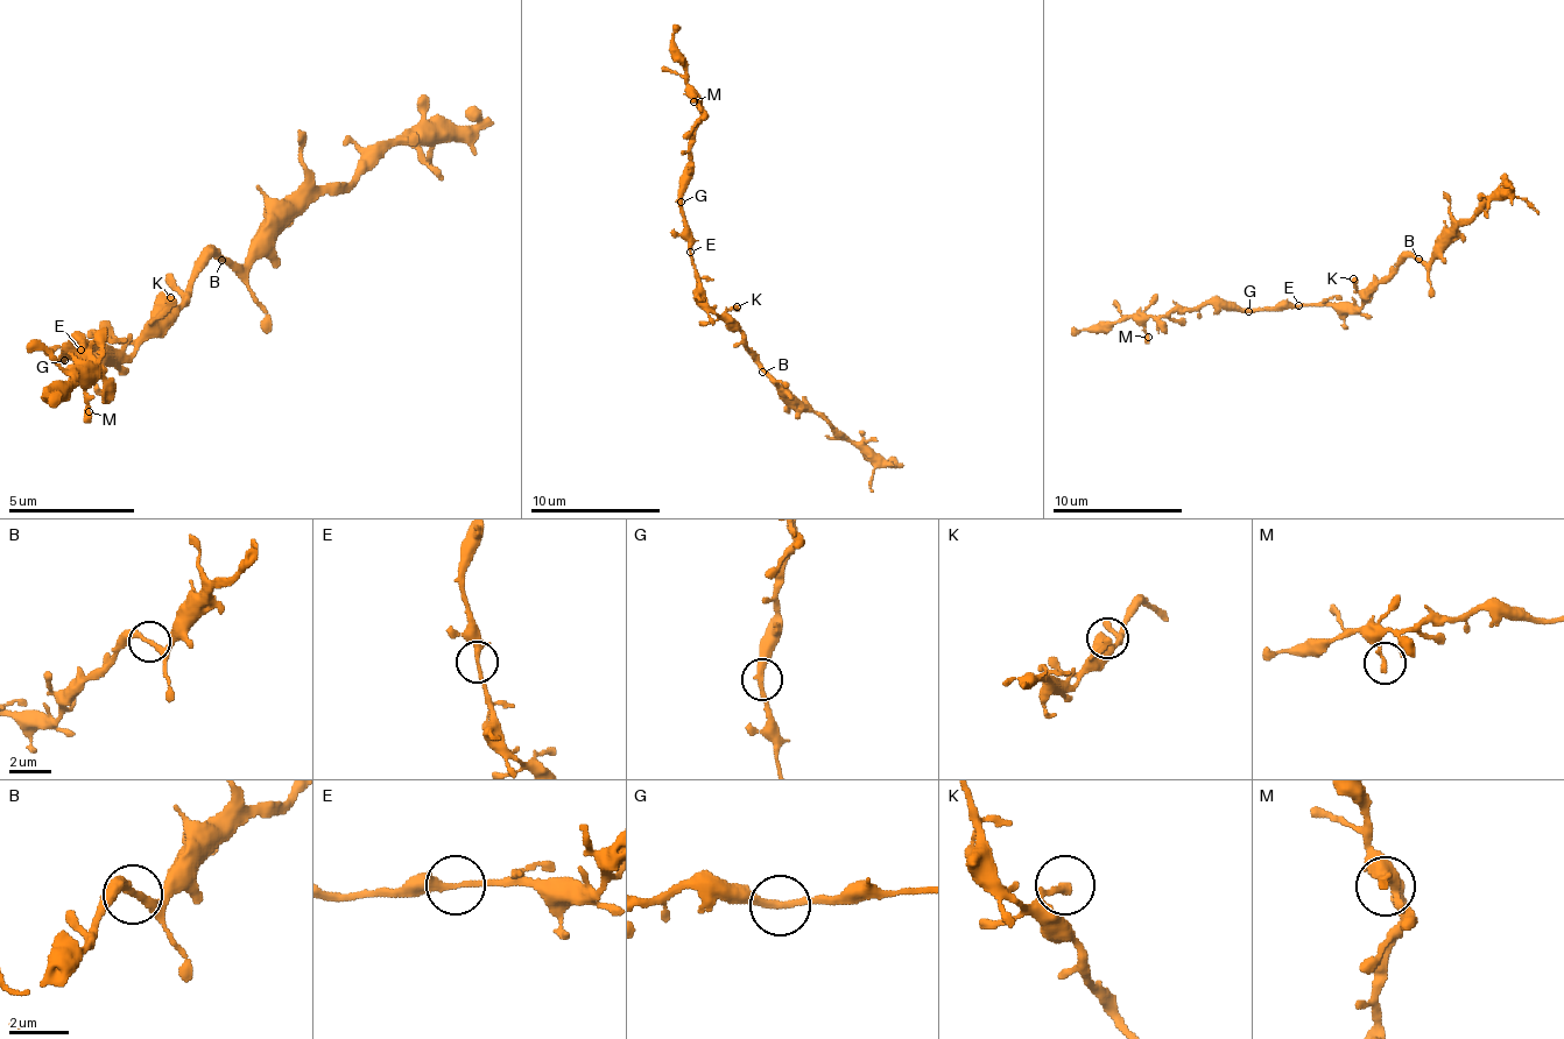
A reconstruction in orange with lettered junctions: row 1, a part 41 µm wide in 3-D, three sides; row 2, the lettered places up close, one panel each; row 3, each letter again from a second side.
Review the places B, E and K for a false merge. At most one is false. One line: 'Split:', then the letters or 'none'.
Split: none

